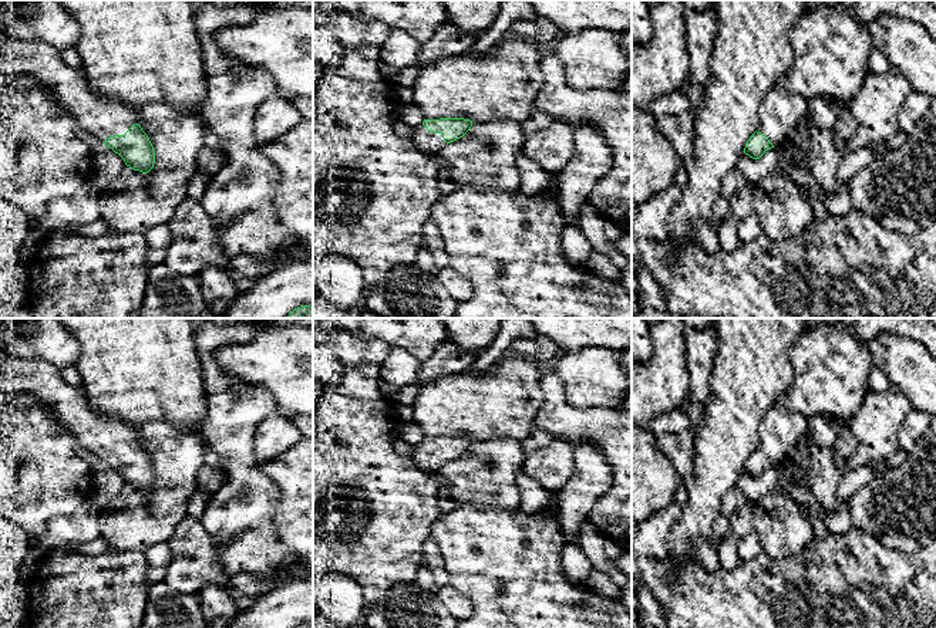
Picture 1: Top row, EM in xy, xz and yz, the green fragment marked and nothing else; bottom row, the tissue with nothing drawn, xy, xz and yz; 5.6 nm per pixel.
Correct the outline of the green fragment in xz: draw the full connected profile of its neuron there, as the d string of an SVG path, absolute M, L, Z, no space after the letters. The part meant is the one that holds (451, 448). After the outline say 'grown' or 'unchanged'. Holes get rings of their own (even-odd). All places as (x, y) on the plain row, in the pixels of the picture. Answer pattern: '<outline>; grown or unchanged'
M464 436L424 438L413 446L411 460L425 475L434 475L450 460L462 456L472 445L472 439Z; grown

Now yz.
M777 399L762 419L760 442L747 459L744 472L760 477L768 467L778 465L799 442L807 425L807 418L788 412Z; grown

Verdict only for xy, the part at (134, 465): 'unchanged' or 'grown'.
grown

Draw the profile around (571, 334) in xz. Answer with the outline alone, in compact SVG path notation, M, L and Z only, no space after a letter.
M529 318L538 335L556 342L562 351L606 347L617 352L632 345L632 318Z

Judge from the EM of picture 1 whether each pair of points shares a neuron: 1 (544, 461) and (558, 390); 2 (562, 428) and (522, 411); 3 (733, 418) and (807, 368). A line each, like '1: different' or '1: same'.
1: different
2: different
3: different

